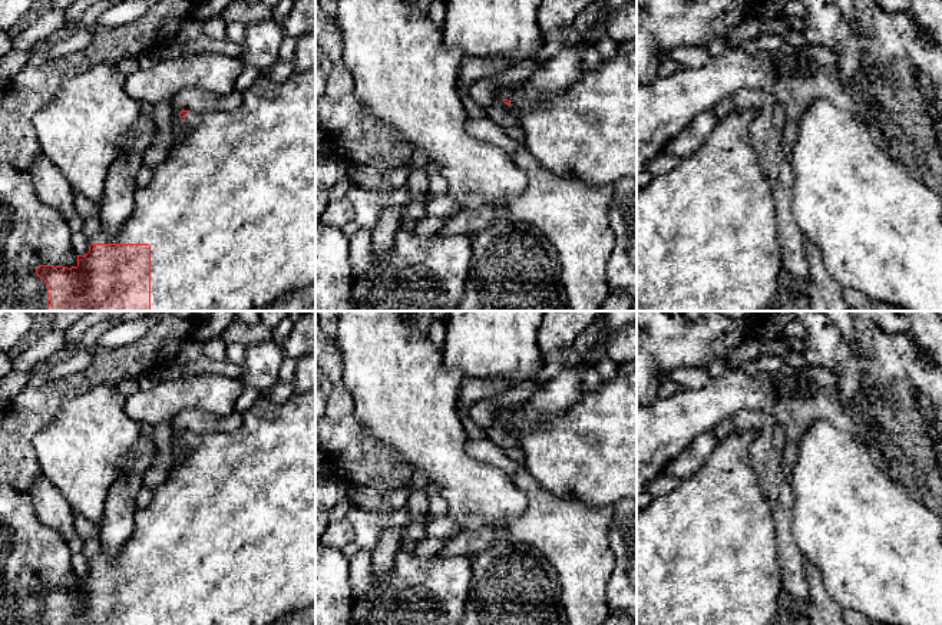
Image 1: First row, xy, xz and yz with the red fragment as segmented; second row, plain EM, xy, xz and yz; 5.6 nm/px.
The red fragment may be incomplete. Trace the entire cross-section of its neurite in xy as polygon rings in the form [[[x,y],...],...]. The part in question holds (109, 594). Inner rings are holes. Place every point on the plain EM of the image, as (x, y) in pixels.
[[[315,390],[294,391],[284,403],[272,403],[267,394],[262,394],[244,414],[242,426],[234,431],[189,433],[182,431],[178,436],[182,444],[182,453],[173,457],[173,466],[165,482],[153,490],[151,503],[135,512],[135,526],[125,546],[115,555],[108,556],[102,550],[89,560],[89,573],[77,578],[77,586],[67,589],[63,586],[39,586],[36,589],[40,598],[40,625],[271,625],[275,619],[290,612],[315,606]]]

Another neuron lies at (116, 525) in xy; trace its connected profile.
[[[141,434],[125,459],[123,470],[108,490],[99,528],[100,550],[108,556],[115,556],[133,532],[136,499],[143,486],[142,479],[155,457],[153,440]]]

